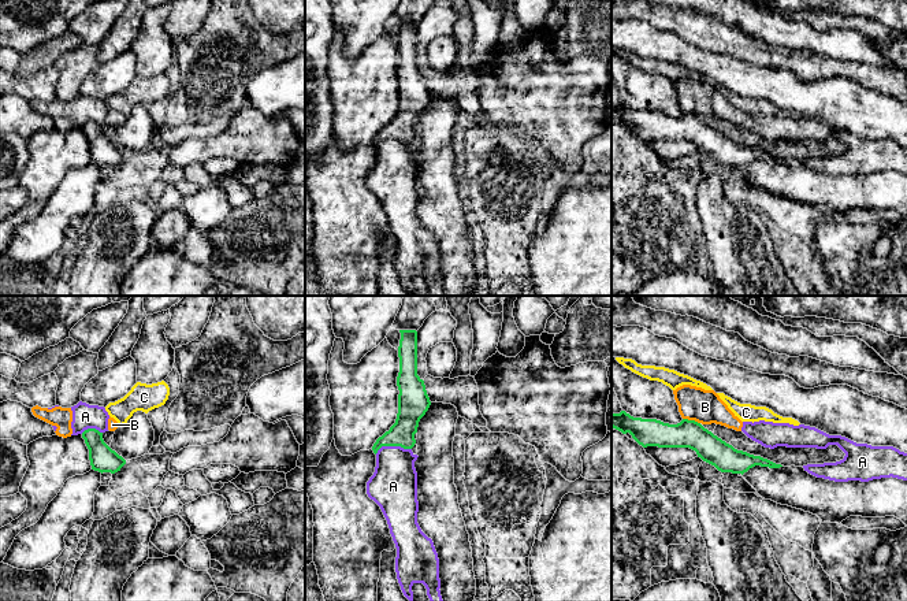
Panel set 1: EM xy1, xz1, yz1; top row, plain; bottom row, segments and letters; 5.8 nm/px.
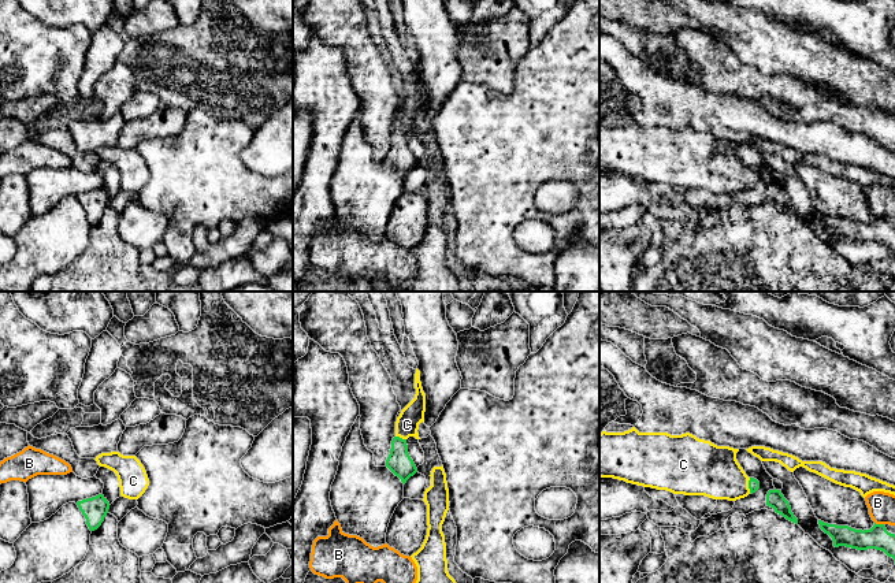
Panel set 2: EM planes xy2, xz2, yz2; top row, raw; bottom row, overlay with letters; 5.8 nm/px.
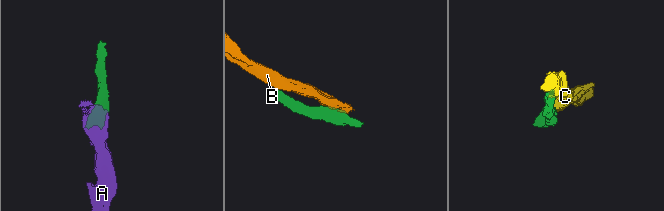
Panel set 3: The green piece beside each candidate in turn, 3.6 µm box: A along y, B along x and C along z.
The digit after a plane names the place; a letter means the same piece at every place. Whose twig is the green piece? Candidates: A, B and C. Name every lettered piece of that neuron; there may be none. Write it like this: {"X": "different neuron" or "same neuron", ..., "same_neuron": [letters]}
{"A": "different neuron", "B": "different neuron", "C": "same neuron", "same_neuron": ["C"]}

